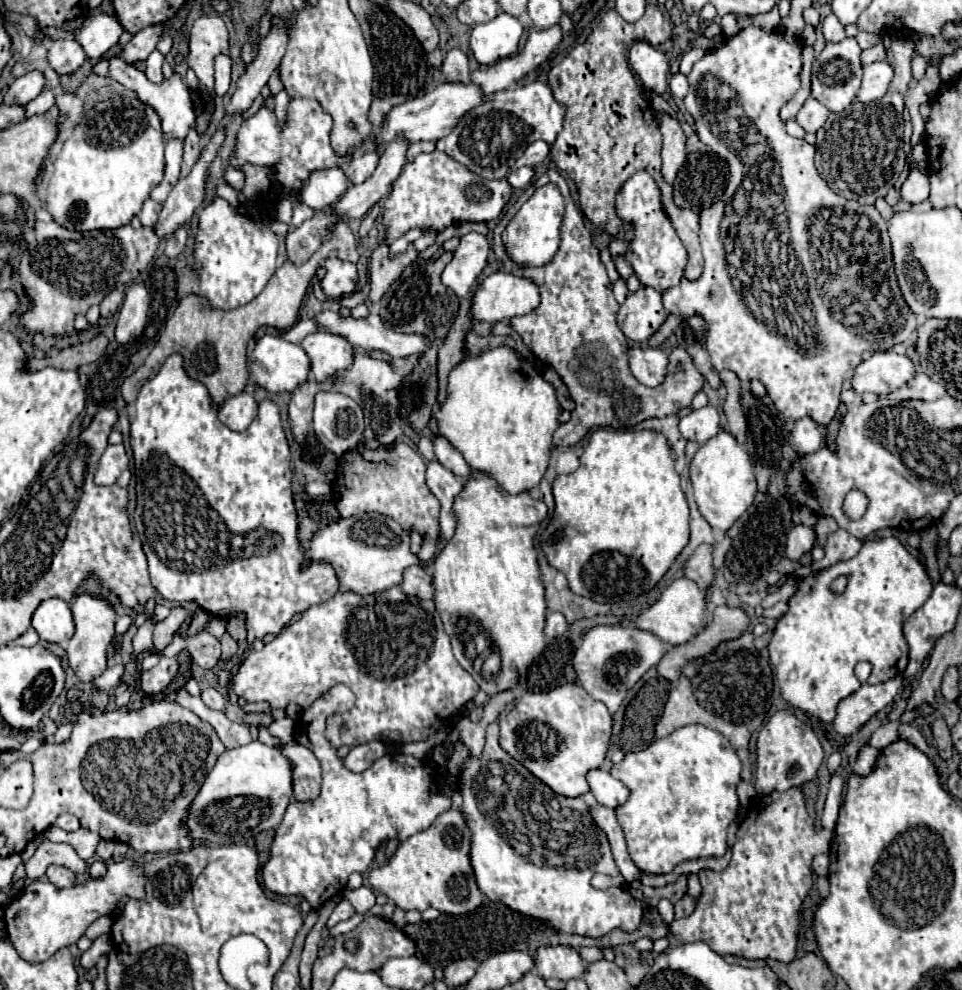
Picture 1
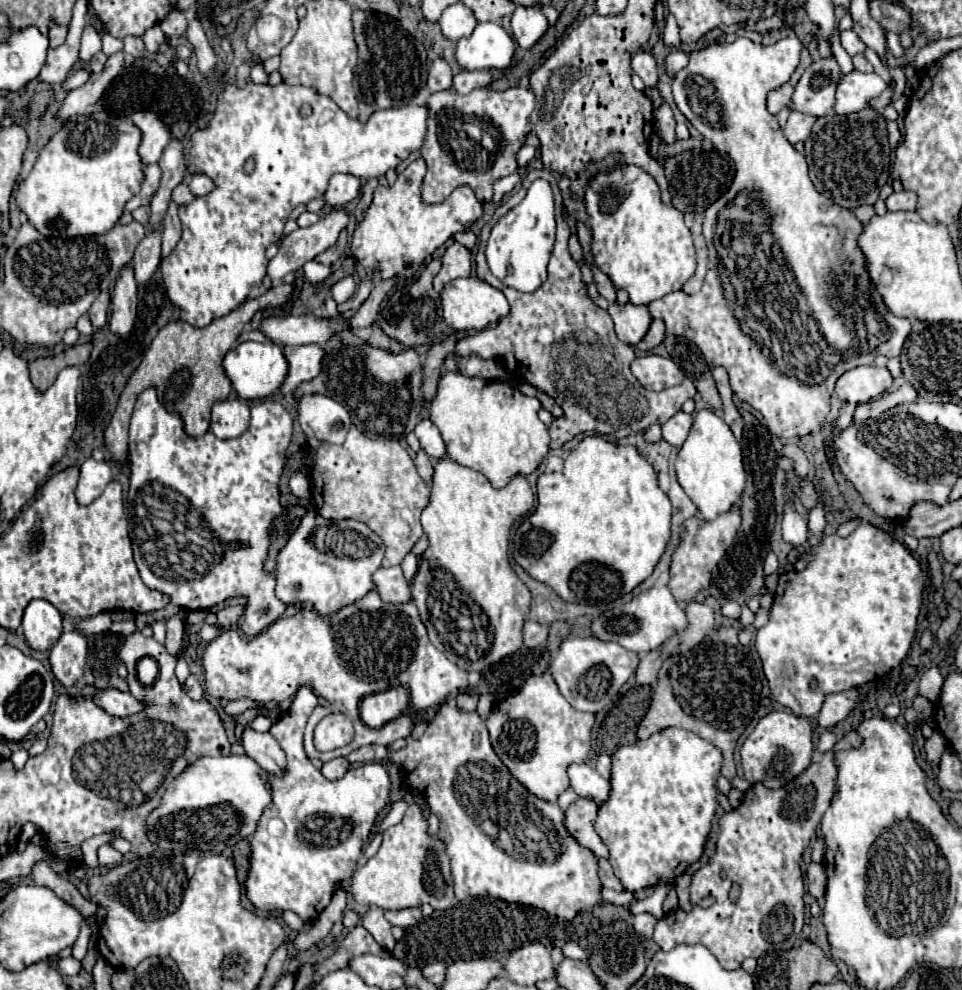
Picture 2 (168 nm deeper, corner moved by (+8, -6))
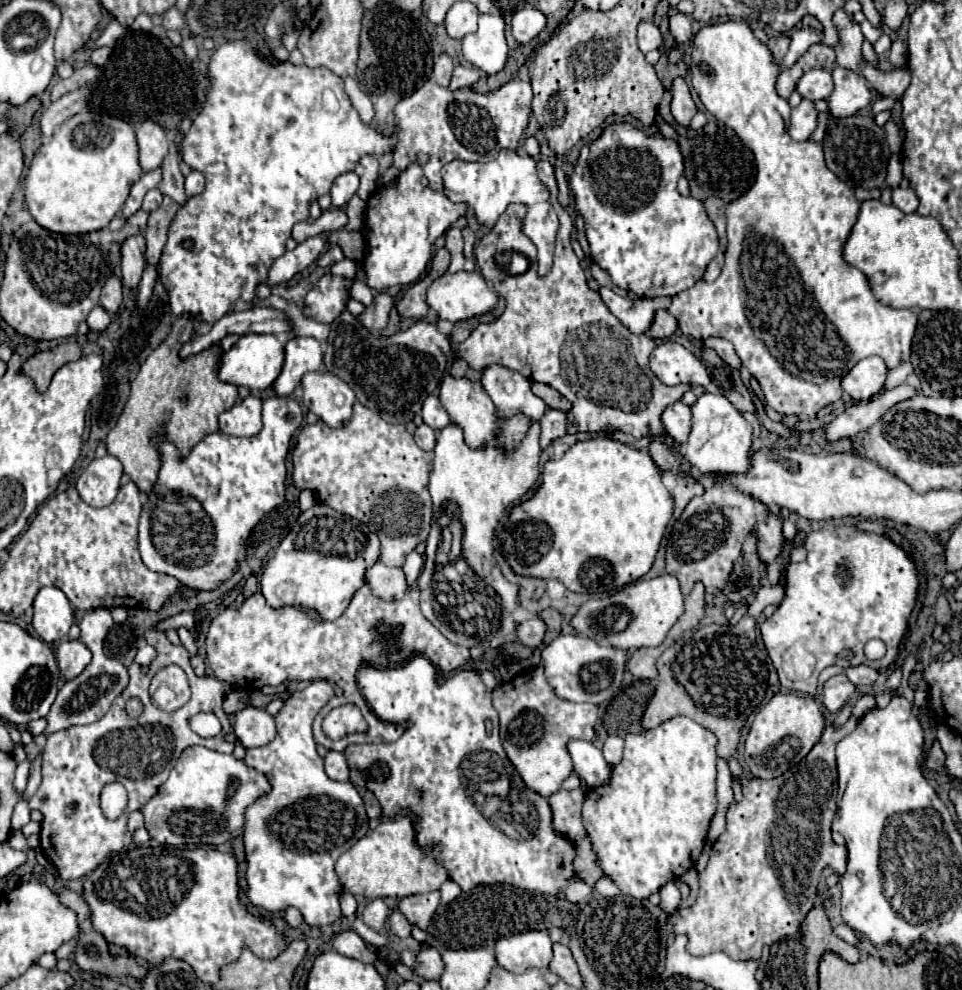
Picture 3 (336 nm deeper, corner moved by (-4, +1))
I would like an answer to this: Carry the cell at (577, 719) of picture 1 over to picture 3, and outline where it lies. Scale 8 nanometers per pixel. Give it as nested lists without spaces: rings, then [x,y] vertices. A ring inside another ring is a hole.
[[[541,665],[509,683],[499,685],[493,691],[493,707],[501,719],[501,741],[509,761],[533,791],[543,797],[551,797],[561,789],[561,783],[573,771],[567,745],[575,739],[593,741],[599,707],[593,703],[573,703],[557,697]]]

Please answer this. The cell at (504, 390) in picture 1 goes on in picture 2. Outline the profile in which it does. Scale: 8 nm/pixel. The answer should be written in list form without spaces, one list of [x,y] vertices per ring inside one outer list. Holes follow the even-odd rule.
[[[443,370],[437,394],[429,404],[429,420],[441,430],[443,442],[447,446],[447,456],[451,460],[485,474],[495,488],[503,488],[515,474],[529,476],[541,464],[549,450],[549,430],[539,420],[539,410],[541,404],[537,398],[523,396],[517,388],[509,384],[503,384],[499,380],[467,378],[459,372]]]

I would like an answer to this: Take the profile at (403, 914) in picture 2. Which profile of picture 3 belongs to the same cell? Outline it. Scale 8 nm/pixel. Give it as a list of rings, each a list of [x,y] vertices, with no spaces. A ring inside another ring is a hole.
[[[439,891],[425,893],[425,895],[411,895],[399,901],[399,911],[409,919],[409,923],[415,923],[417,927],[425,929],[431,921],[435,909],[439,907]]]

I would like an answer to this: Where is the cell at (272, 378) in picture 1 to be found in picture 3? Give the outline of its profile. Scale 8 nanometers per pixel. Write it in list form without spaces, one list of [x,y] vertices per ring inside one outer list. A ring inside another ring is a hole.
[[[249,333],[241,337],[239,343],[235,343],[229,351],[223,353],[221,367],[219,367],[219,379],[225,383],[249,387],[249,389],[269,389],[279,377],[283,363],[285,363],[285,347],[275,335]]]

